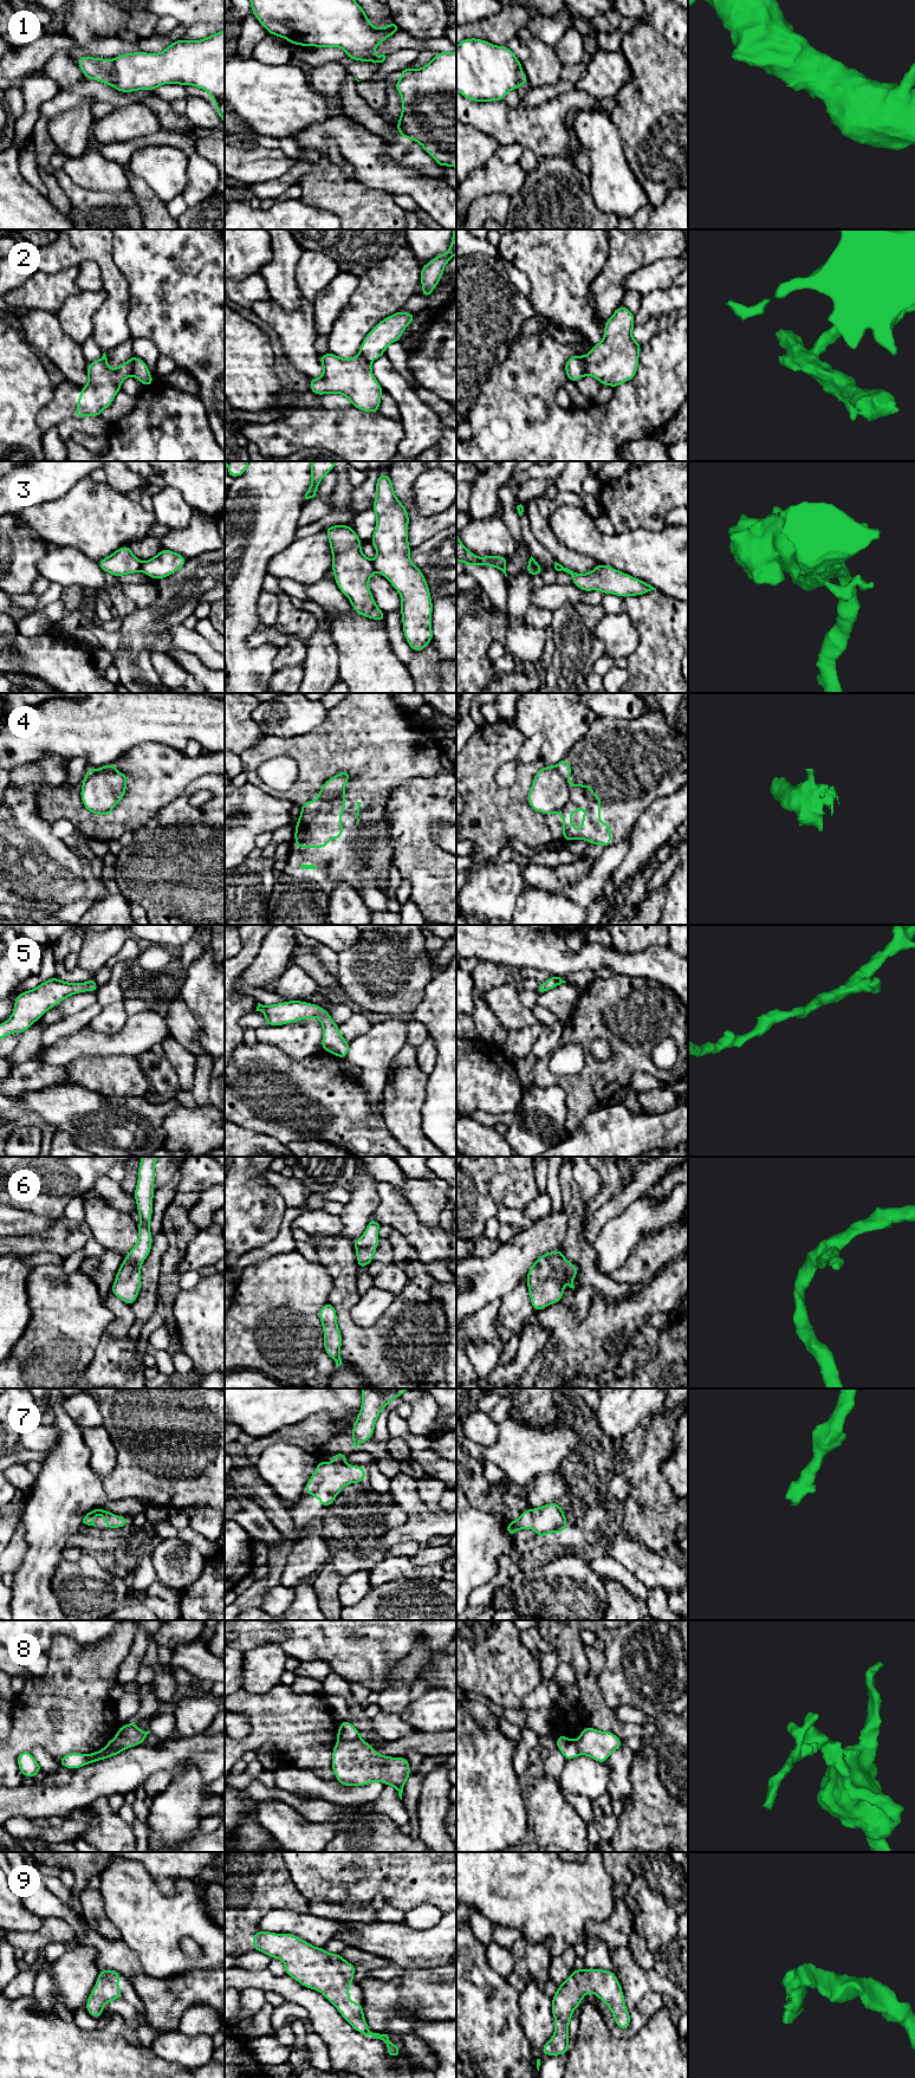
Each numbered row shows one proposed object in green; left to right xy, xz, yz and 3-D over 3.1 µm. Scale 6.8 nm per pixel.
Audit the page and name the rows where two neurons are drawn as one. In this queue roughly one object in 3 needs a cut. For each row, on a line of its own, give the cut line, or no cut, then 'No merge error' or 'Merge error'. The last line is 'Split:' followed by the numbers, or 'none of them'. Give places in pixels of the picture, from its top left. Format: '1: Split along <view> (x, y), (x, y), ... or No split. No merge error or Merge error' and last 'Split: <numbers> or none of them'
1: Split along xy (112, 60), (108, 71), (111, 84). Merge error
2: Split along xy (134, 356), (130, 374). Merge error
3: Split along xz (371, 561), (375, 569). Merge error
4: Split along yz (569, 784), (568, 801), (553, 811). Merge error
5: No split. No merge error
6: No split. No merge error
7: No split. No merge error
8: Split along xz (359, 1736), (352, 1740), (338, 1741). Merge error
9: No split. No merge error
Split: 1, 2, 3, 4, 8

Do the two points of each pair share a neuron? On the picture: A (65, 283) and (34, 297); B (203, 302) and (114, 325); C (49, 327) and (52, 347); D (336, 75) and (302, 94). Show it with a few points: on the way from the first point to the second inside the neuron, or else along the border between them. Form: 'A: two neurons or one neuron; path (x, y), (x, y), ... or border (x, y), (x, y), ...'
A: one neuron; path (58, 286), (51, 291), (41, 291)
B: two neurons; border (129, 295), (128, 328), (132, 337)
C: one neuron; path (49, 331), (49, 338), (52, 342)
D: two neurons; border (304, 68), (309, 84), (325, 97)

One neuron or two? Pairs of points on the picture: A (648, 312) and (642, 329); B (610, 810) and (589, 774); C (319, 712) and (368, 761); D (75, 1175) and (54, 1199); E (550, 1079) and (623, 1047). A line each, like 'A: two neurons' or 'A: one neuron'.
A: two neurons
B: one neuron
C: two neurons
D: one neuron
E: one neuron

